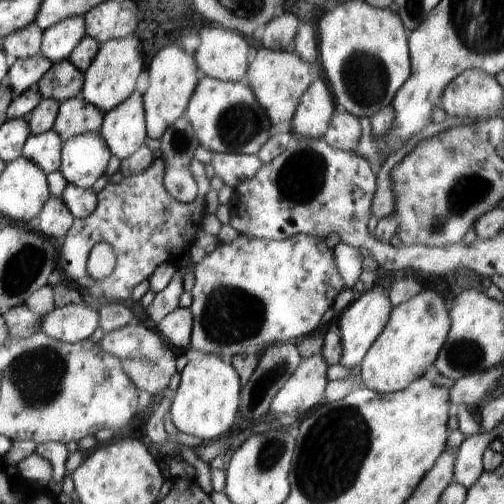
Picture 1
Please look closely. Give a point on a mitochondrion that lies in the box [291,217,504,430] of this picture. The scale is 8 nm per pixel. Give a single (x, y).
(463, 354)

